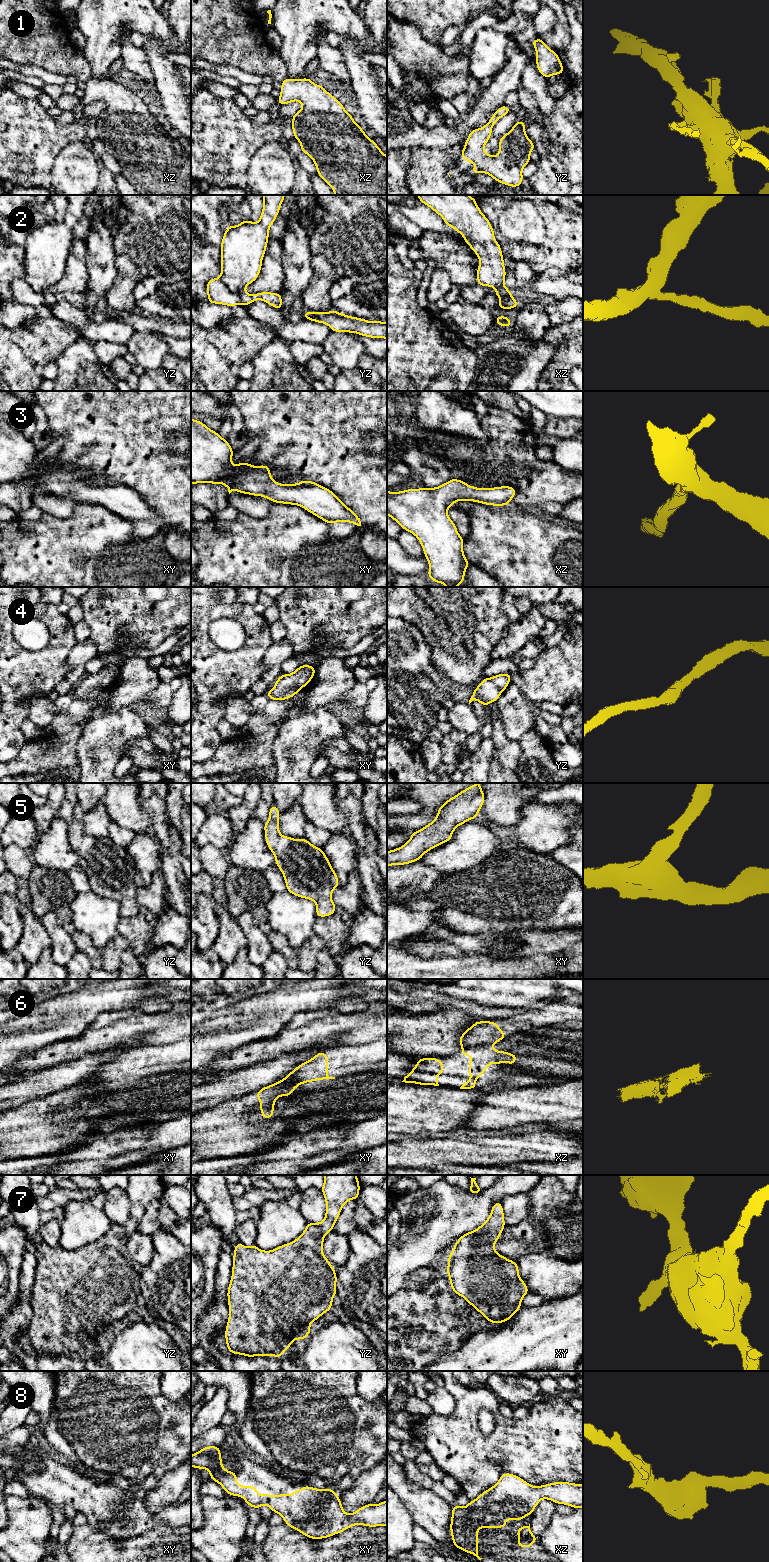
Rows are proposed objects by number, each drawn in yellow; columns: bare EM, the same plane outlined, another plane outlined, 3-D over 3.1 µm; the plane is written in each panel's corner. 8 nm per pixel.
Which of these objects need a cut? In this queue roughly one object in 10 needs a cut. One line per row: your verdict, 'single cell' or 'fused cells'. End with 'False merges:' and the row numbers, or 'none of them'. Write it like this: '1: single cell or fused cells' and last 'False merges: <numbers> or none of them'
1: single cell
2: single cell
3: single cell
4: single cell
5: single cell
6: fused cells
7: single cell
8: single cell
False merges: 6

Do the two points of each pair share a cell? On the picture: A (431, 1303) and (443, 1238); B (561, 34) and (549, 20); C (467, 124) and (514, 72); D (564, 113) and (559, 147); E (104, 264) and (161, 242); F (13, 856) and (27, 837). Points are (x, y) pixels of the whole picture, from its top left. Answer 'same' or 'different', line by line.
A: different
B: different
C: same
D: same
E: different
F: different

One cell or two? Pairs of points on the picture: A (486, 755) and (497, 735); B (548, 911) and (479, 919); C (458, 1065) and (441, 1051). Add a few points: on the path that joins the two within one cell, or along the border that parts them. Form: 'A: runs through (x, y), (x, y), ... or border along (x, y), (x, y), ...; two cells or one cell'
A: border along (491, 737), (493, 758), (489, 767); two cells
B: runs through (531, 911), (496, 911); one cell
C: border along (459, 1051), (439, 1058); two cells

